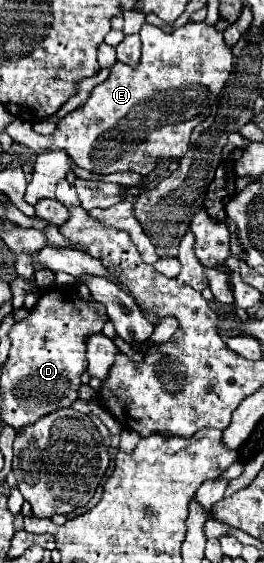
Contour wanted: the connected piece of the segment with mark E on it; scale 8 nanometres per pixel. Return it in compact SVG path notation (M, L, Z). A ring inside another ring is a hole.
M144 23L142 29L140 29L140 39L142 39L142 59L140 59L140 65L138 65L136 69L132 69L130 65L122 65L120 61L114 63L110 77L108 77L104 83L96 85L96 89L92 91L90 99L88 99L82 107L74 109L74 111L68 113L64 119L60 119L58 125L56 125L56 131L54 131L54 135L52 135L52 149L62 149L62 151L66 151L68 157L70 157L78 167L88 169L90 173L108 175L108 173L120 173L120 171L134 171L134 173L138 173L138 175L144 177L144 175L152 173L160 161L180 159L180 157L188 151L188 137L190 137L192 129L194 129L198 123L202 123L202 121L210 115L210 109L212 109L212 105L214 105L216 95L222 91L224 83L228 81L228 75L230 75L230 69L232 69L232 51L226 47L224 37L222 37L220 31L216 31L216 27L208 27L206 23L186 23L184 27L176 29L174 33L164 33L162 29ZM162 69L174 69L174 71L168 75L168 73L162 73Z

